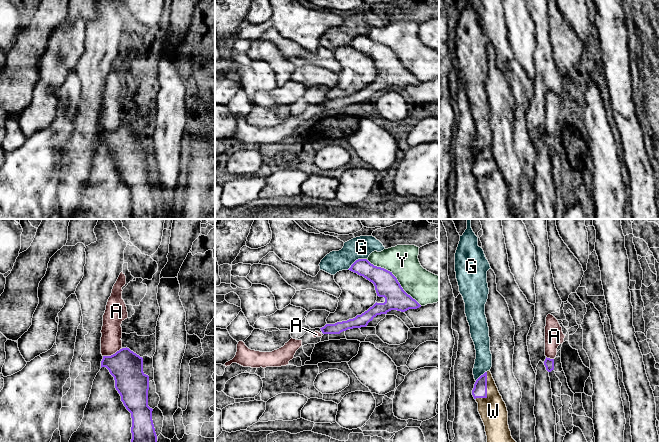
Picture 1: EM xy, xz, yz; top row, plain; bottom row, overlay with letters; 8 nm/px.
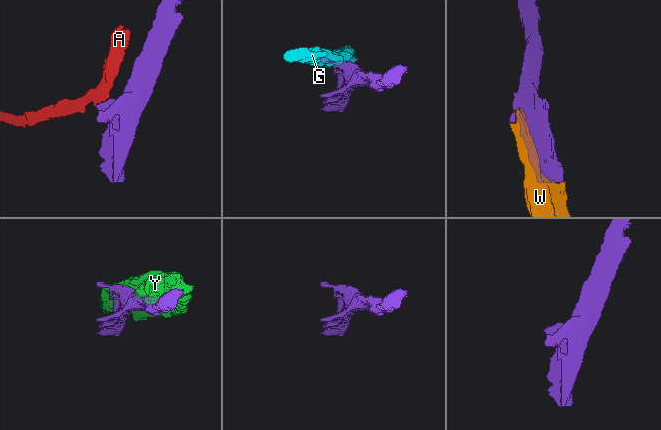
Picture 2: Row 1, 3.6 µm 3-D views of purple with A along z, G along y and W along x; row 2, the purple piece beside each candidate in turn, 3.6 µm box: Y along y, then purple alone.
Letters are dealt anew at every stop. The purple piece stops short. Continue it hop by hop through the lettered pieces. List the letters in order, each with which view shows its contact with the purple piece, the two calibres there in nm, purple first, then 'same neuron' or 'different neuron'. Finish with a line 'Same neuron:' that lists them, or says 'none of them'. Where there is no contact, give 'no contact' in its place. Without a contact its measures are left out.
A: contact in xy; calibres 260 and 170 nm; different neuron
G: contact in xz; calibres 160 and 180 nm; different neuron
W: contact in yz; calibres 110 and 220 nm; same neuron
Y: contact in xz; calibres 190 and 260 nm; different neuron
Same neuron: W

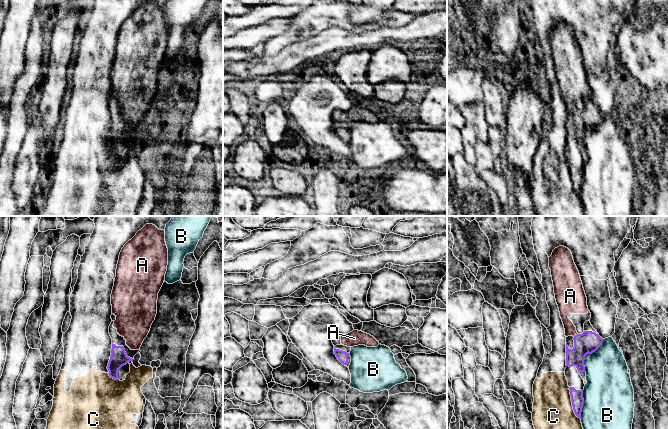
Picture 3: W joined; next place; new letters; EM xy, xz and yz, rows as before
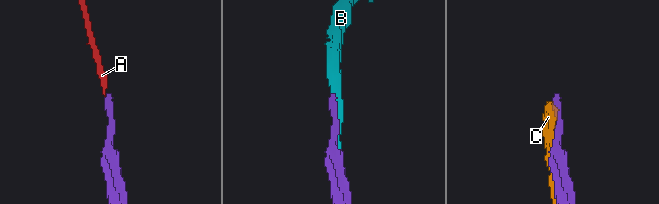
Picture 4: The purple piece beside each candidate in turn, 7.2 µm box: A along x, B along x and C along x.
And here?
A: contact in yz; calibres 180 and 160 nm; same neuron
B: contact in yz; calibres 180 and 340 nm; different neuron
C: contact in yz; calibres 100 and 320 nm; different neuron
Same neuron: A

